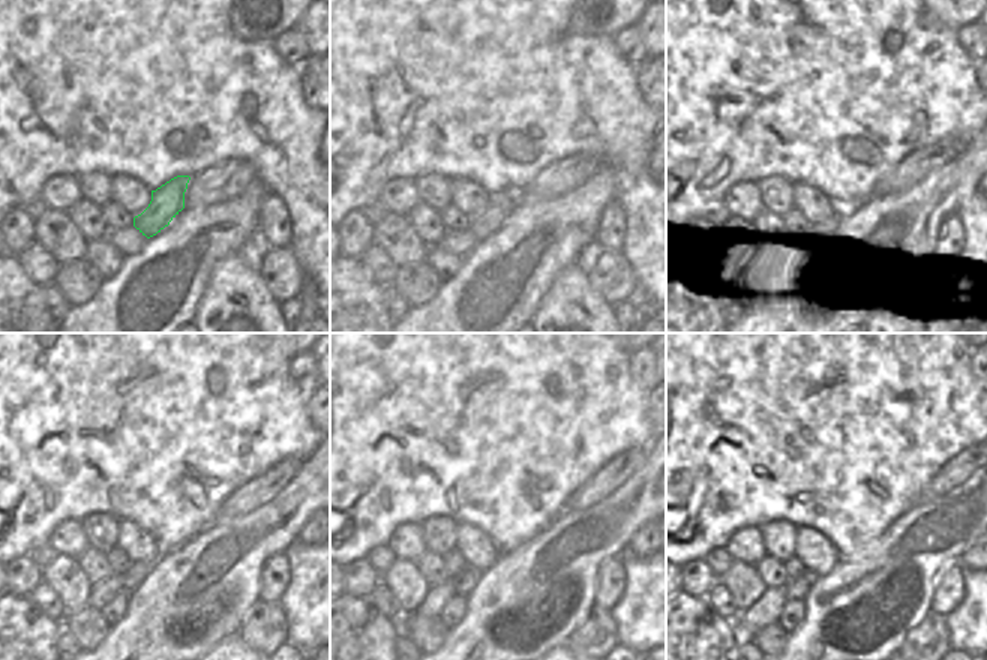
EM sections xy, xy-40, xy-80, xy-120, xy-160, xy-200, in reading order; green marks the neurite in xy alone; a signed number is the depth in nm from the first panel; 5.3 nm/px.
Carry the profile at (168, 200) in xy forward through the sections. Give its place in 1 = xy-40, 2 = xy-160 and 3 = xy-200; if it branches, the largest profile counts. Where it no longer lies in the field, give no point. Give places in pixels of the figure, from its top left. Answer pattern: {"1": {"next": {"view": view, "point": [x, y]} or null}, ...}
{"1": {"next": {"view": "xy-40", "point": [500, 206]}}, "2": {"next": {"view": "xy-160", "point": [464, 584]}}, "3": {"next": {"view": "xy-200", "point": [795, 587]}}}

